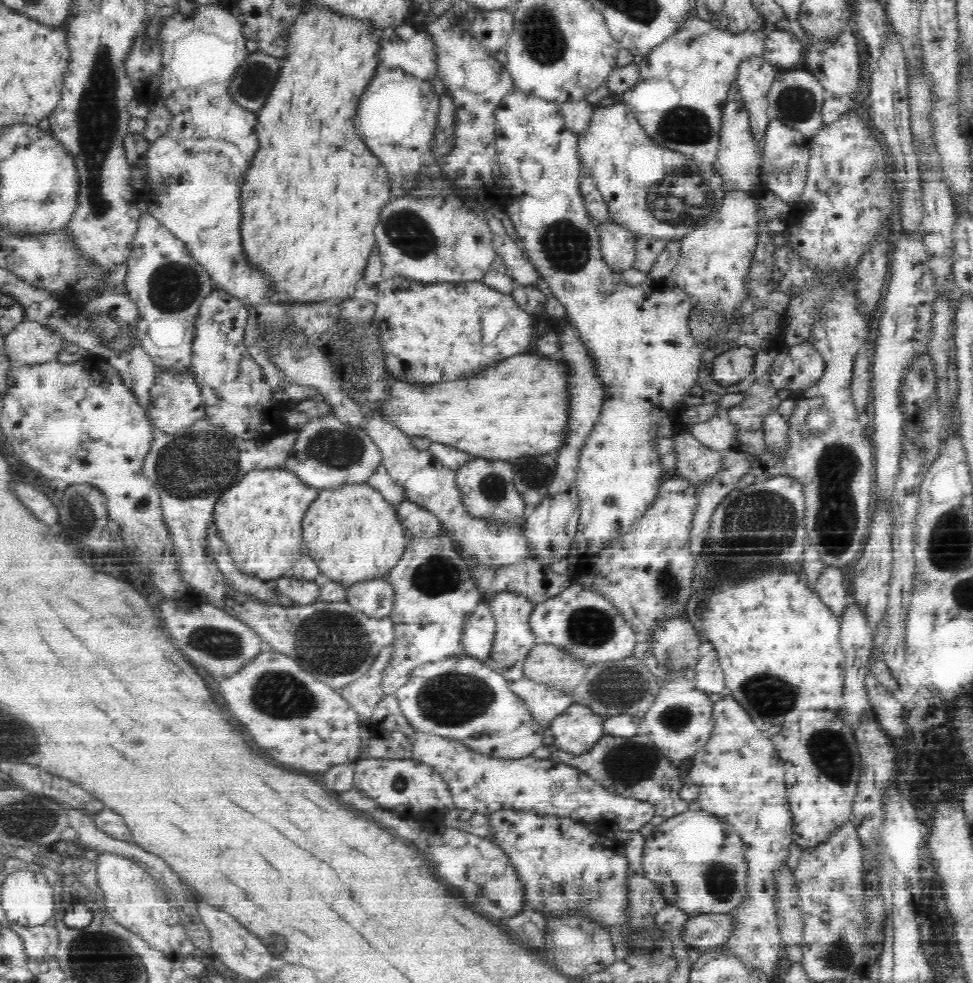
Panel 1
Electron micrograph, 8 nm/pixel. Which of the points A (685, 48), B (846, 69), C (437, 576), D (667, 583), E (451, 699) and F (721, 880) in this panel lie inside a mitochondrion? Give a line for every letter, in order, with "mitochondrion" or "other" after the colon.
A: other
B: other
C: mitochondrion
D: mitochondrion
E: mitochondrion
F: mitochondrion

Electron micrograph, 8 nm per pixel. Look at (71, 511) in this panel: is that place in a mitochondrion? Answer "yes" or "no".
yes

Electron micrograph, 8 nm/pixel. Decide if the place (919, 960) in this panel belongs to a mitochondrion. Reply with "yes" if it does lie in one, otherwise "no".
no

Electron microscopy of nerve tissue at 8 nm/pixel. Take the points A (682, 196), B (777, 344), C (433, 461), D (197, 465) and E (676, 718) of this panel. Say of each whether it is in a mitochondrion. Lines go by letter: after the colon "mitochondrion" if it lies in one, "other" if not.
A: mitochondrion
B: other
C: other
D: mitochondrion
E: mitochondrion

